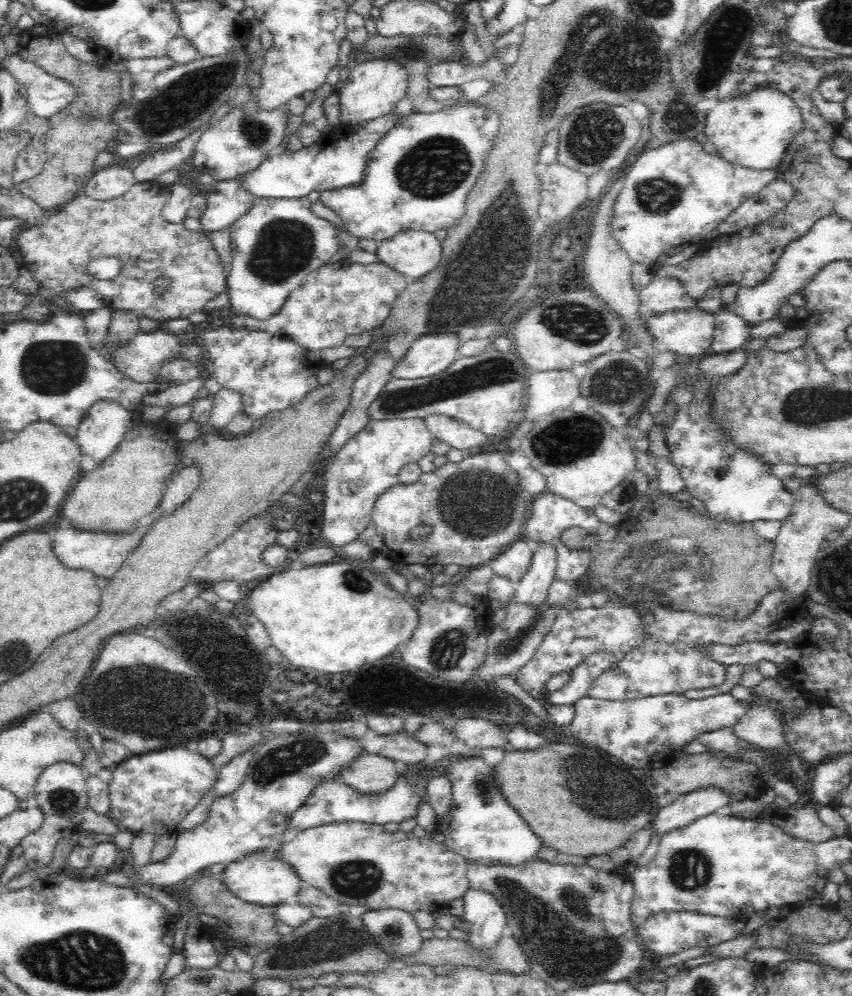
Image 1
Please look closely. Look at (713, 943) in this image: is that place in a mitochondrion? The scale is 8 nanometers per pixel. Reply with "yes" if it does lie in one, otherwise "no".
no

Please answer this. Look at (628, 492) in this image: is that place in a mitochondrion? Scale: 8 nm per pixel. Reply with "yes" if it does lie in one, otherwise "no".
yes

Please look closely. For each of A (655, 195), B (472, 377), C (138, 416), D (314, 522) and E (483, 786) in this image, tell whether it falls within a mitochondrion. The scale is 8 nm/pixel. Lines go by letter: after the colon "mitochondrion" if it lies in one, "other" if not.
A: mitochondrion
B: mitochondrion
C: other
D: other
E: mitochondrion

